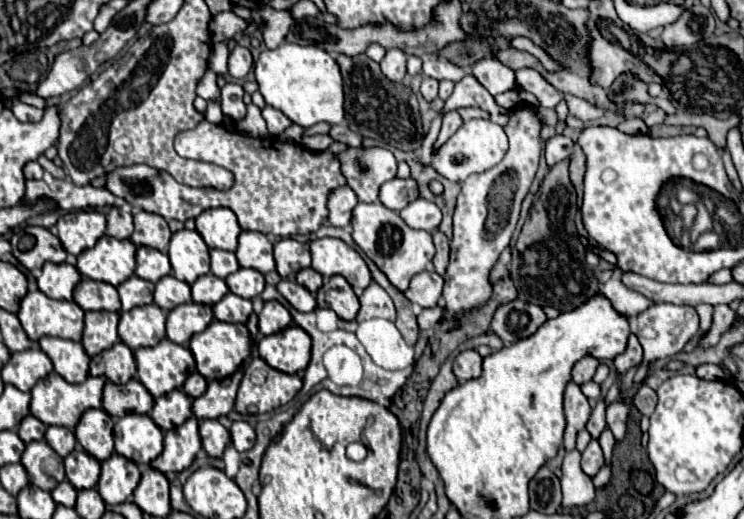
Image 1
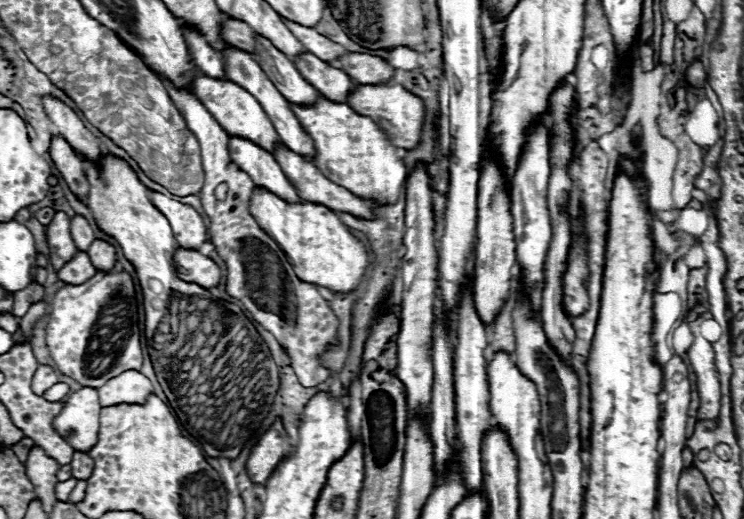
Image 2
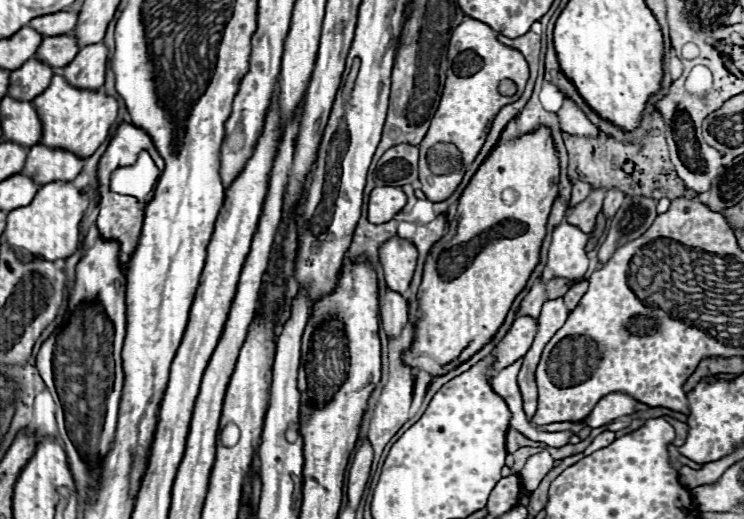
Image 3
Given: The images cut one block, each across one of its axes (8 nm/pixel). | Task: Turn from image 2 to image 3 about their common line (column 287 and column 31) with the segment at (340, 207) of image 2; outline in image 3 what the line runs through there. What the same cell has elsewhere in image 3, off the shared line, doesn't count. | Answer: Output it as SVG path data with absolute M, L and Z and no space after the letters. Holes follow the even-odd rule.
M38 142L28 152L24 172L34 178L38 186L42 186L54 180L74 180L84 164L86 158L80 158L62 148L48 148Z

